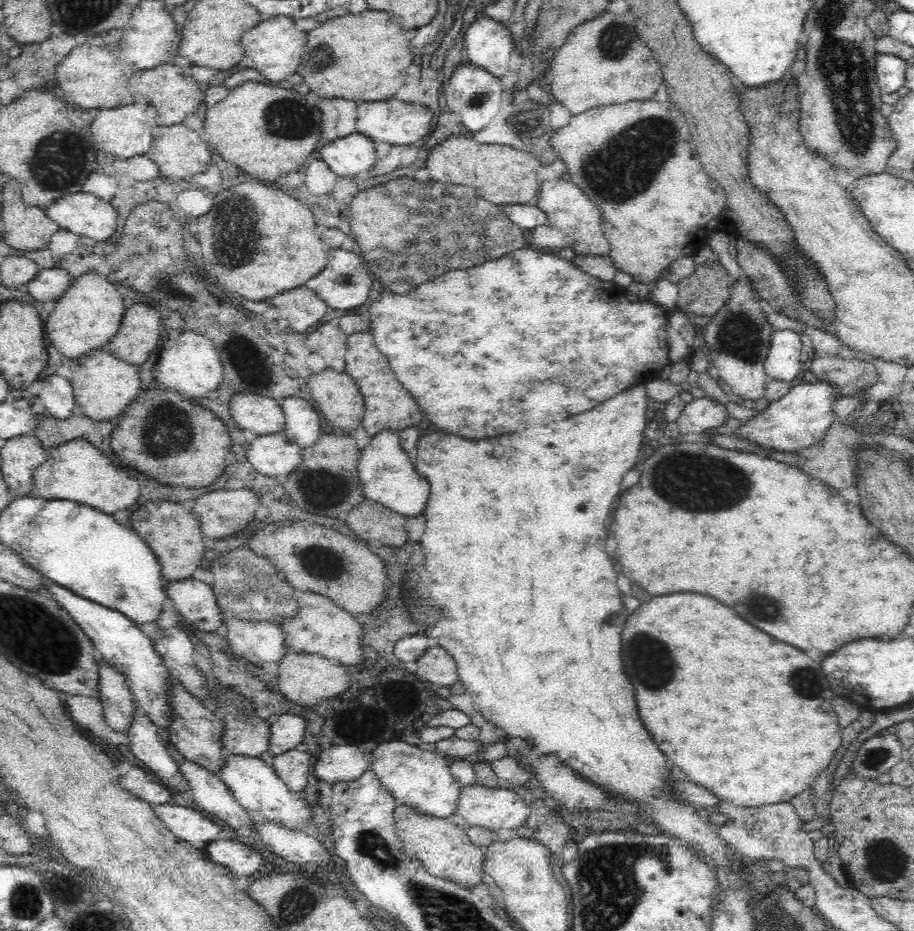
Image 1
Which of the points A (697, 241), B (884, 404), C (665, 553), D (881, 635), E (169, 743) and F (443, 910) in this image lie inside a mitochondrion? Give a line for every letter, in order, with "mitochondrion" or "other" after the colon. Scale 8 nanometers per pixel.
A: other
B: other
C: other
D: other
E: other
F: mitochondrion

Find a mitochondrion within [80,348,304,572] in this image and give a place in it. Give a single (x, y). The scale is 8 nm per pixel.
(167, 431)

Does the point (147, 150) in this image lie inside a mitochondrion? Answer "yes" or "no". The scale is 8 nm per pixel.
no

